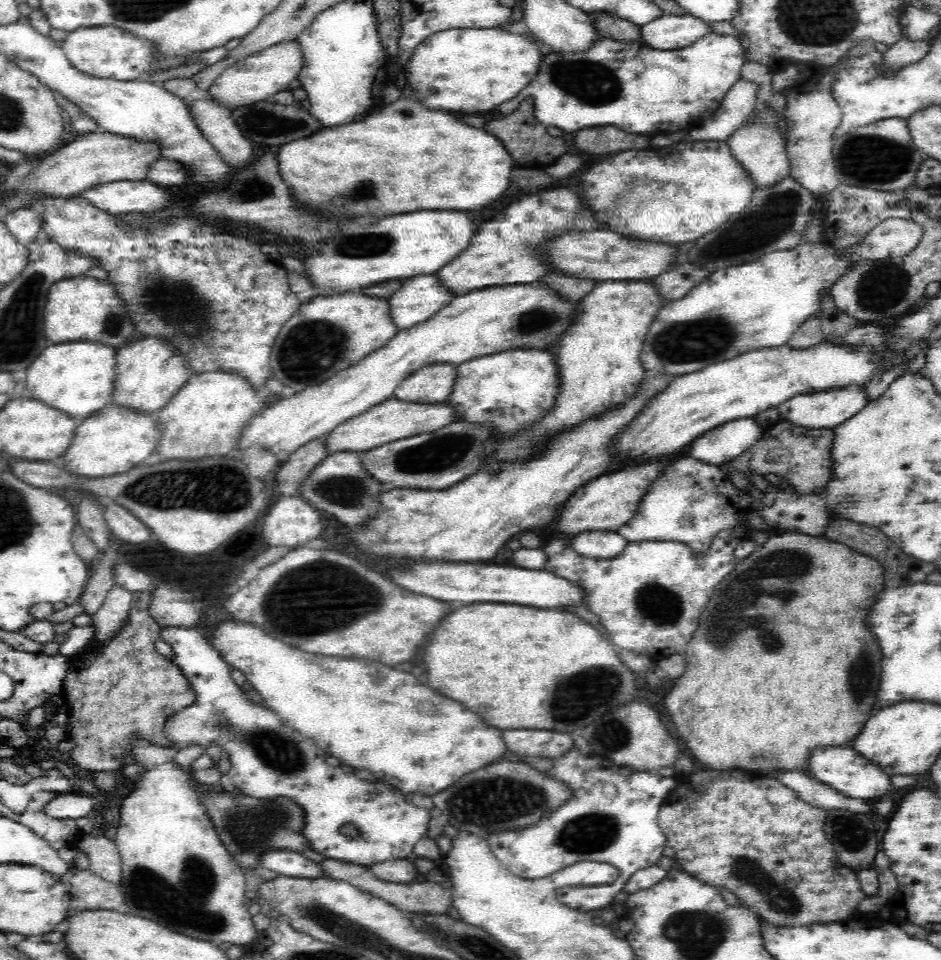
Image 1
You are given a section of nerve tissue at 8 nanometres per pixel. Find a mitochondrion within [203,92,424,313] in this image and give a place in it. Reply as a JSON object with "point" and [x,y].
{"point":[260,121]}

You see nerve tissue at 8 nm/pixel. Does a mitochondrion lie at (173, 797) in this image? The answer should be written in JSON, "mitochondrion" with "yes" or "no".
{"mitochondrion":"no"}

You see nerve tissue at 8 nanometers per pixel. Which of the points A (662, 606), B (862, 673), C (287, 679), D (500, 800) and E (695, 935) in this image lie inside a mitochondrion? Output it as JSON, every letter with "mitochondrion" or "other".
{"A":"mitochondrion","B":"mitochondrion","C":"other","D":"mitochondrion","E":"mitochondrion"}

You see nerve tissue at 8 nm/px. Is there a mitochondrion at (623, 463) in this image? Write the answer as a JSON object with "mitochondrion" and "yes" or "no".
{"mitochondrion":"no"}

